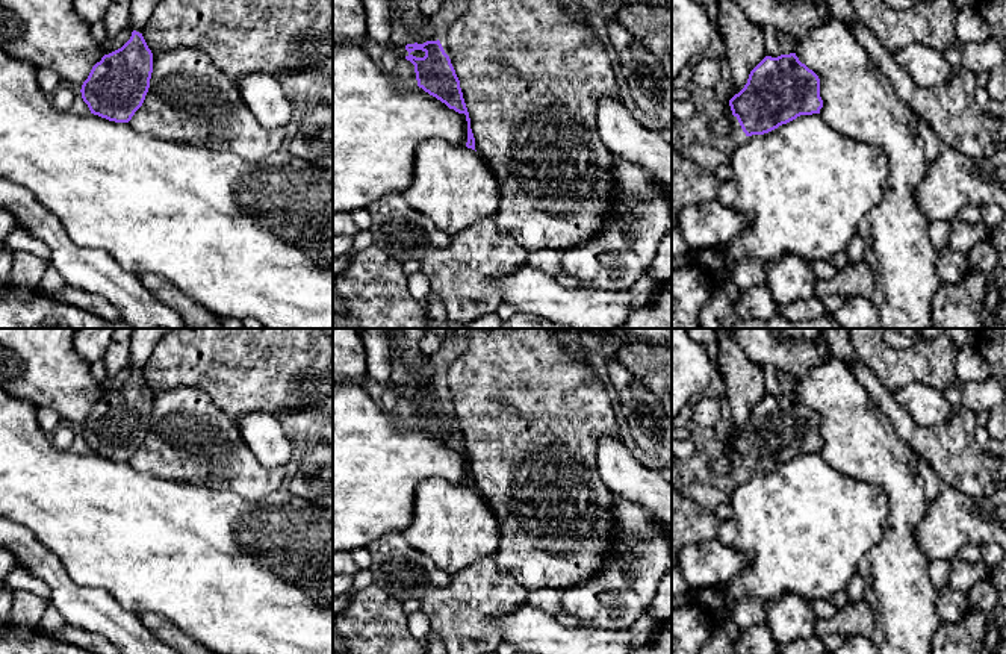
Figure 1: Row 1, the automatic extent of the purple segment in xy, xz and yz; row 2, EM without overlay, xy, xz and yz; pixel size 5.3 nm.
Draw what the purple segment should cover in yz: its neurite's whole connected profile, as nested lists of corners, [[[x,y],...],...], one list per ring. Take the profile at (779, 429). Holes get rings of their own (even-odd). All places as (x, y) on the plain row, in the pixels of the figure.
[[[796,392],[765,395],[729,445],[746,475],[764,474],[800,454],[820,453],[820,418]]]

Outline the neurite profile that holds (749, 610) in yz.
[[[756,596],[740,598],[732,607],[731,619],[740,630],[747,630],[753,625],[764,624],[764,601]]]

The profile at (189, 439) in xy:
[[[195,386],[153,392],[150,427],[129,465],[139,472],[189,484],[231,490],[247,501],[259,501],[281,487],[284,468],[263,466],[242,439],[234,419],[209,394]]]

